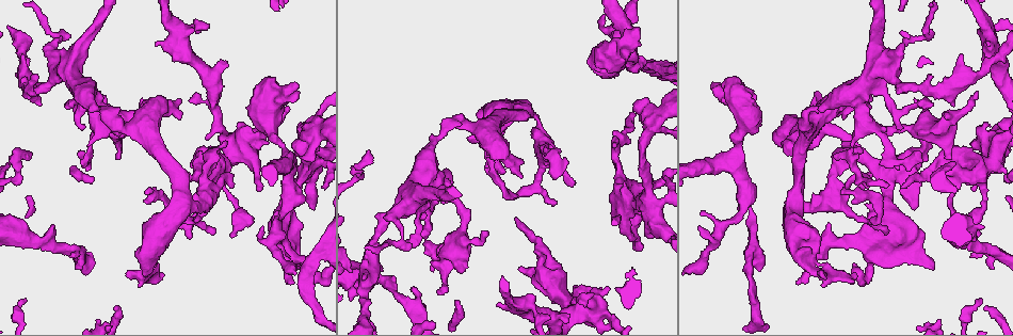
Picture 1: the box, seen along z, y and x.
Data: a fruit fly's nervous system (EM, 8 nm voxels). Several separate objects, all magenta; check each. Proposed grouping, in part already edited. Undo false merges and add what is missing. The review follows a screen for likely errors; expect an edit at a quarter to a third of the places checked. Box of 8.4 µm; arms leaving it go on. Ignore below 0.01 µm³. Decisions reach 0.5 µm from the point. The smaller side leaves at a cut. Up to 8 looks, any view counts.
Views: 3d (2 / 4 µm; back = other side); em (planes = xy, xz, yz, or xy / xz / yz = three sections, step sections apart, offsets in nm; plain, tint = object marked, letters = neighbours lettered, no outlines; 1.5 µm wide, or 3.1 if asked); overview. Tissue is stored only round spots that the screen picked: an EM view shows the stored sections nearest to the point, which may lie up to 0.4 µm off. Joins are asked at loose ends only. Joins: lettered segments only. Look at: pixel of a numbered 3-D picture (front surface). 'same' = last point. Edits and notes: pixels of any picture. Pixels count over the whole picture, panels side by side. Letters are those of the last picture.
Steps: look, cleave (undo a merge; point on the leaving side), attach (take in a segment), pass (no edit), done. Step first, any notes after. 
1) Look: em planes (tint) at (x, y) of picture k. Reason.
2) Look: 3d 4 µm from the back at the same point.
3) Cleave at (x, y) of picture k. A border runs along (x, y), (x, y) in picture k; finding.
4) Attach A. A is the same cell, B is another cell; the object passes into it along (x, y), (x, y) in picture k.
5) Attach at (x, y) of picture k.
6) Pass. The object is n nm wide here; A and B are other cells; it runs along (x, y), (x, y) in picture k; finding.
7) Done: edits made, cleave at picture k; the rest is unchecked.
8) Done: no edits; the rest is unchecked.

Look: em planes (tint) at (812, 109) of picture 1. Sudden change in width.

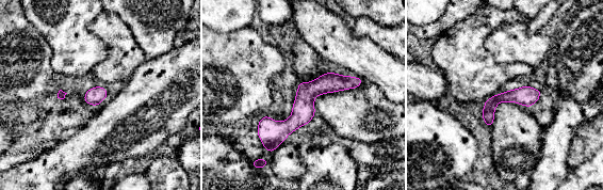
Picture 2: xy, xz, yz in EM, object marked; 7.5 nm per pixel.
Look: em planes (letters) at the same point.

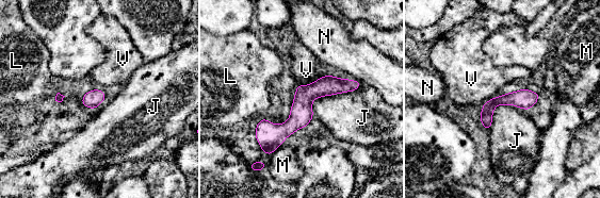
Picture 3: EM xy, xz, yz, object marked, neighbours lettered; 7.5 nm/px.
Pass. J, L, M, N and V are other cells; a border runs along (354, 91), (314, 98), (312, 116) in picture 3; continuous, no second neuron.

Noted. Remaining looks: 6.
Look: em 3.1 µm planes (letters) at (615, 42) of picture 1. An open end.

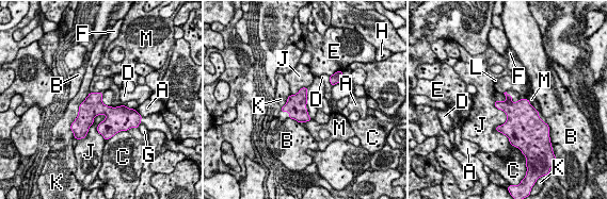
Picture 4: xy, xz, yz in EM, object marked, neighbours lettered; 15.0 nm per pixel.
Pass. A, B, C, D, E, F, G, H, J, K, L and M are other cells; a border runs along (104, 113), (94, 117), (84, 137) in picture 4; no lettered segment goes on from it.

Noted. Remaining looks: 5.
Look: em planes (letters) at (888, 233) of picture 1. Branch stops here.

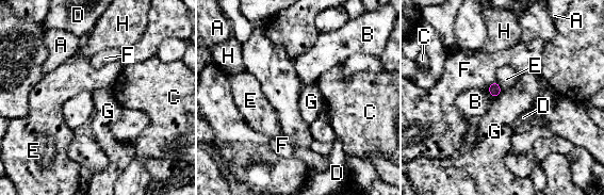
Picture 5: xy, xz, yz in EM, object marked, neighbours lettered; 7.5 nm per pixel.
Pass. A, B, C, D, E, F, G and H are other cells; a border runs along (502, 91), (492, 99) in picture 5; no lettered segment goes on from it.

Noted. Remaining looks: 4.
Done: no edits; the rest is unchecked.

